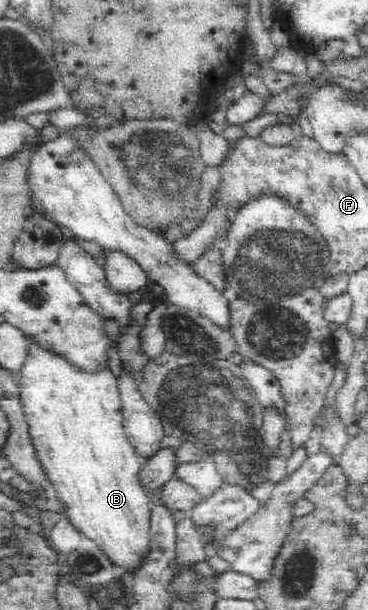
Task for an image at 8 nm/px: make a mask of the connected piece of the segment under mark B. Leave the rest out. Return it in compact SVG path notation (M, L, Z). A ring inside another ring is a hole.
M25 335L28 355L17 374L20 406L29 425L38 460L53 483L56 496L64 503L64 515L85 537L91 539L116 564L132 572L148 547L151 498L140 488L138 471L142 461L127 440L123 428L123 409L116 377L107 363L86 371L59 353L44 347L33 335Z

